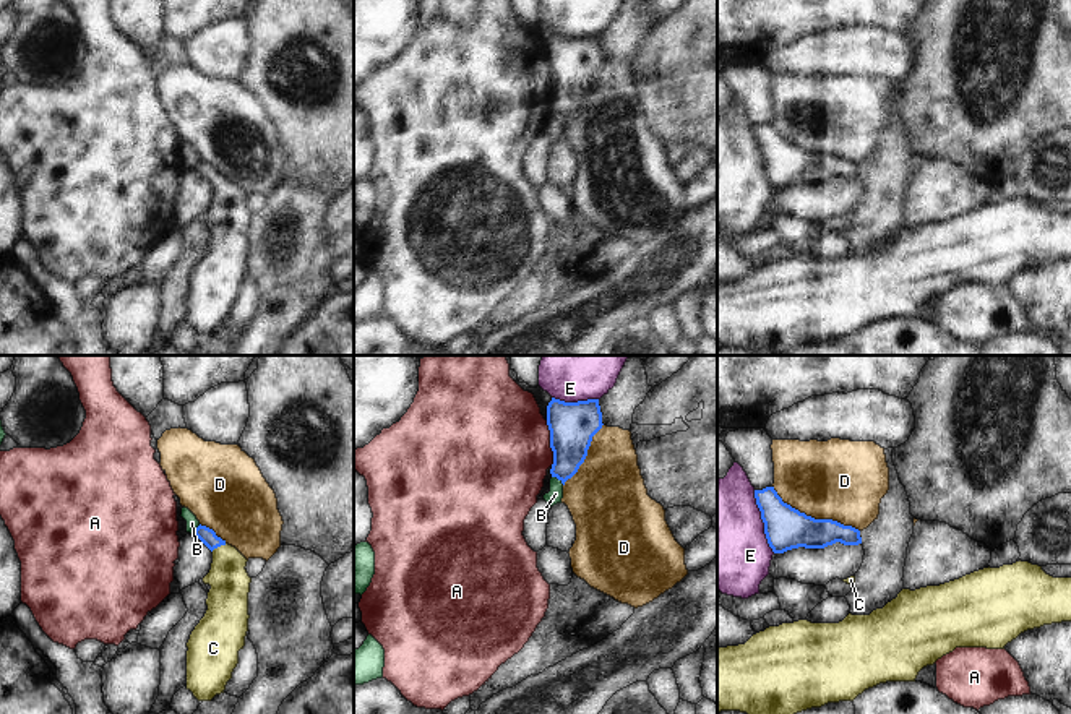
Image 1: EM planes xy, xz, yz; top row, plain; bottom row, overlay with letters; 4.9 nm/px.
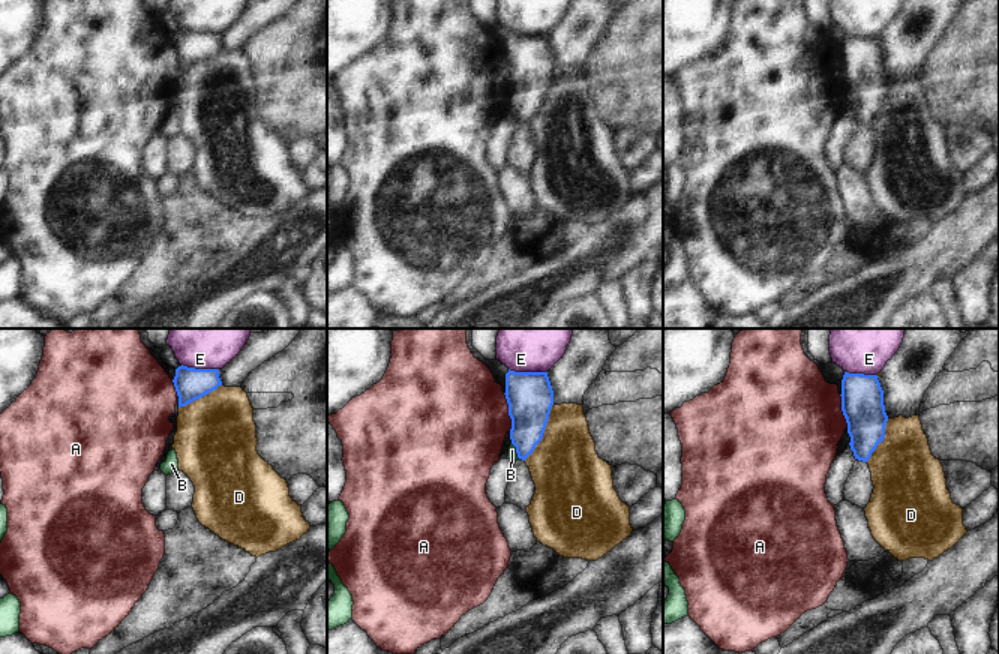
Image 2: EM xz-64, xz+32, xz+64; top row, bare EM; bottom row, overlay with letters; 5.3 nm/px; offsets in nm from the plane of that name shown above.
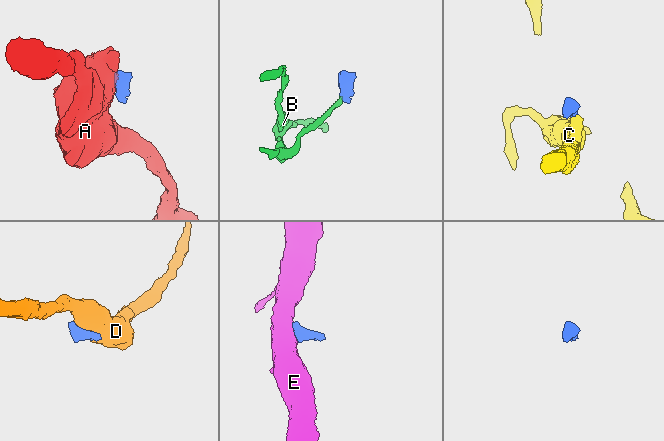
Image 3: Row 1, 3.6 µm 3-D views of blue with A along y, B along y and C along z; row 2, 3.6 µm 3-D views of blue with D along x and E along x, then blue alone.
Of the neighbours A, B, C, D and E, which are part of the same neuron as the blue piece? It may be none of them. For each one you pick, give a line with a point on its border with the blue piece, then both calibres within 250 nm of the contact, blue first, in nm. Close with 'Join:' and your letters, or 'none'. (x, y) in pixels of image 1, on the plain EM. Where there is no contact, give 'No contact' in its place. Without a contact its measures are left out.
B: Touches blue at xz (559, 116). Thickness 220 nm (blue) against 70 nm
C: Touches blue at xy (218, 182). Thickness 80 nm (blue) against 200 nm
Join: B, C.

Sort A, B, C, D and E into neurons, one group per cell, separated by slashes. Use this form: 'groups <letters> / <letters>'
groups A / B C / D / E

